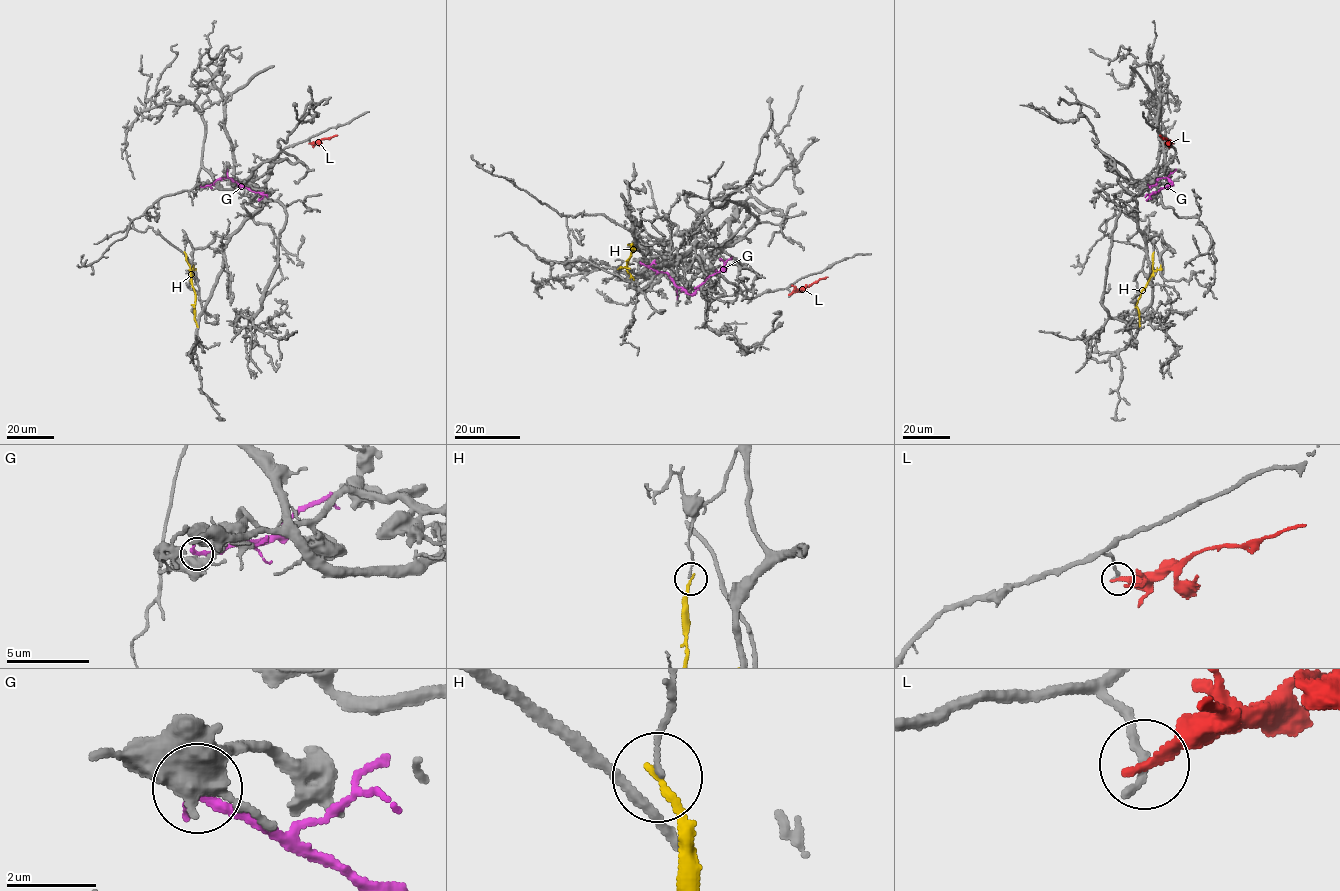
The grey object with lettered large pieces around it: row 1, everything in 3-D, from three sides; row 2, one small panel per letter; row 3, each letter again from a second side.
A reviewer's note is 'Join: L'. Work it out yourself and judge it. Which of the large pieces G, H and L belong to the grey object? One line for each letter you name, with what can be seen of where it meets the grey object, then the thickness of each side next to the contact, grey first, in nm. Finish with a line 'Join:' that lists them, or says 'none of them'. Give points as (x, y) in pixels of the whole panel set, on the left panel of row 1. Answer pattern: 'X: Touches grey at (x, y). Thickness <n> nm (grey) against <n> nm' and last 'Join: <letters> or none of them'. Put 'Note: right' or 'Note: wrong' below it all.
Join: none of them
Note: wrong

